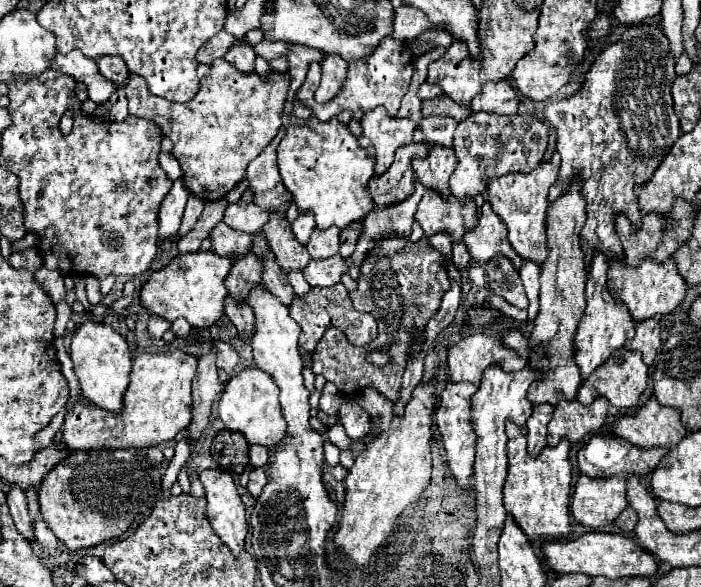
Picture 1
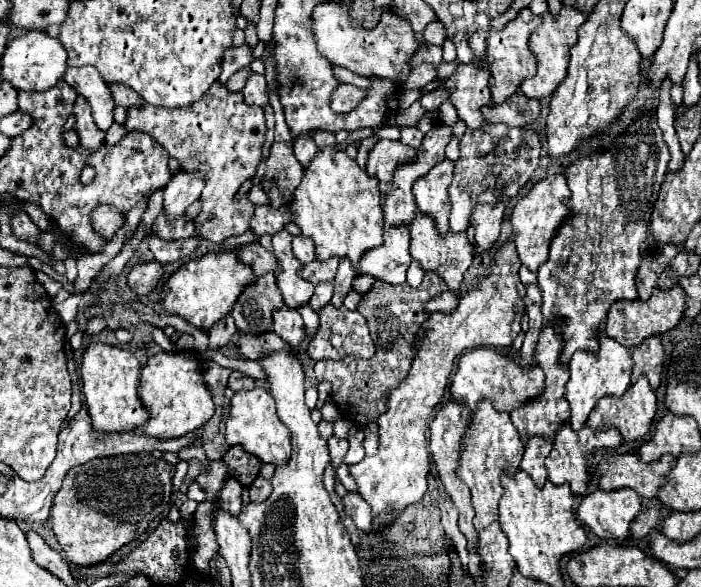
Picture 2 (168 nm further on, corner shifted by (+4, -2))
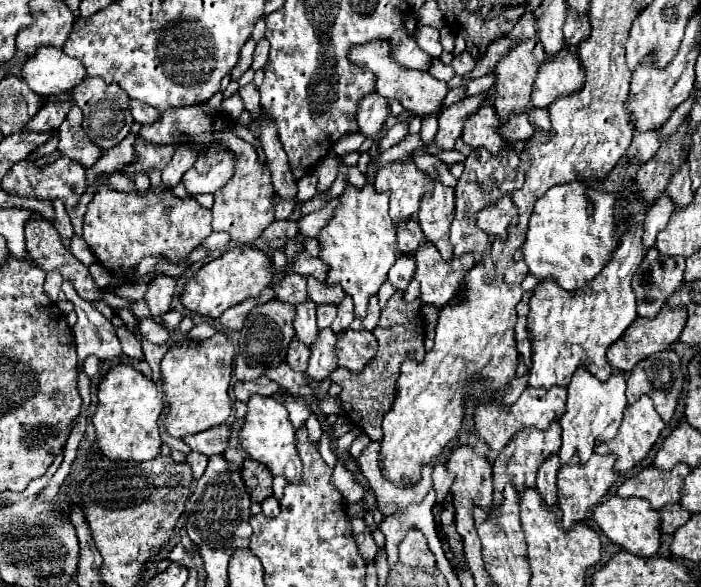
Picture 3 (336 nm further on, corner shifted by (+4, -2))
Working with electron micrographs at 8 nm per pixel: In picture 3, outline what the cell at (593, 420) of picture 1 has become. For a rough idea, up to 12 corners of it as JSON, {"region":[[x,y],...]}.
{"region":[[574,453],[558,469],[558,505],[570,527],[590,515],[618,473],[616,455]]}

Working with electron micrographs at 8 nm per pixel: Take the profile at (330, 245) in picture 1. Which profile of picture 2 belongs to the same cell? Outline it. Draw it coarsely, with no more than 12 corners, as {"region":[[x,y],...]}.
{"region":[[338,259],[302,265],[298,274],[316,283],[334,281]]}

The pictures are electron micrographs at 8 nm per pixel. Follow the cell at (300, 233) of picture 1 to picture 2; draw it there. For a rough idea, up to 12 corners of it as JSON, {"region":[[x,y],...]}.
{"region":[[292,239],[294,257],[300,263],[316,259],[312,239]]}

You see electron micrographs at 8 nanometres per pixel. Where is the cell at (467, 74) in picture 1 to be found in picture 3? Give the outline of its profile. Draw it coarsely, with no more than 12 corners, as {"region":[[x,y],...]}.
{"region":[[486,99],[466,117],[464,143],[498,155],[508,143],[498,135],[500,123]]}

